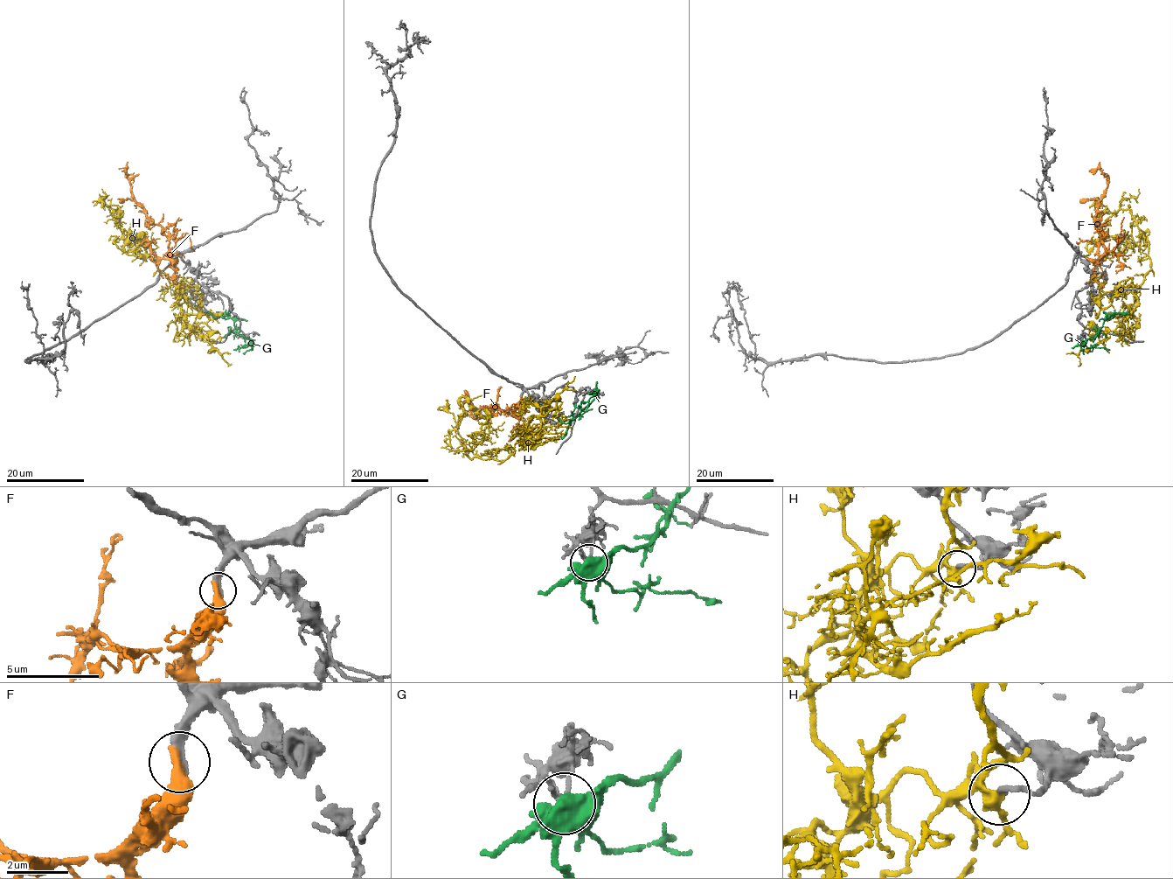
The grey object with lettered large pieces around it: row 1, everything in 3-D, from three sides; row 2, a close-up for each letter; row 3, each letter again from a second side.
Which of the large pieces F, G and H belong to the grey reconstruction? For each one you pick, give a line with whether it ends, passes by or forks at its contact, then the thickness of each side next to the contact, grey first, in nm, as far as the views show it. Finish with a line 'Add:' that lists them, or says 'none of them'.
F: it ends | 320/480 nm
Add: F

